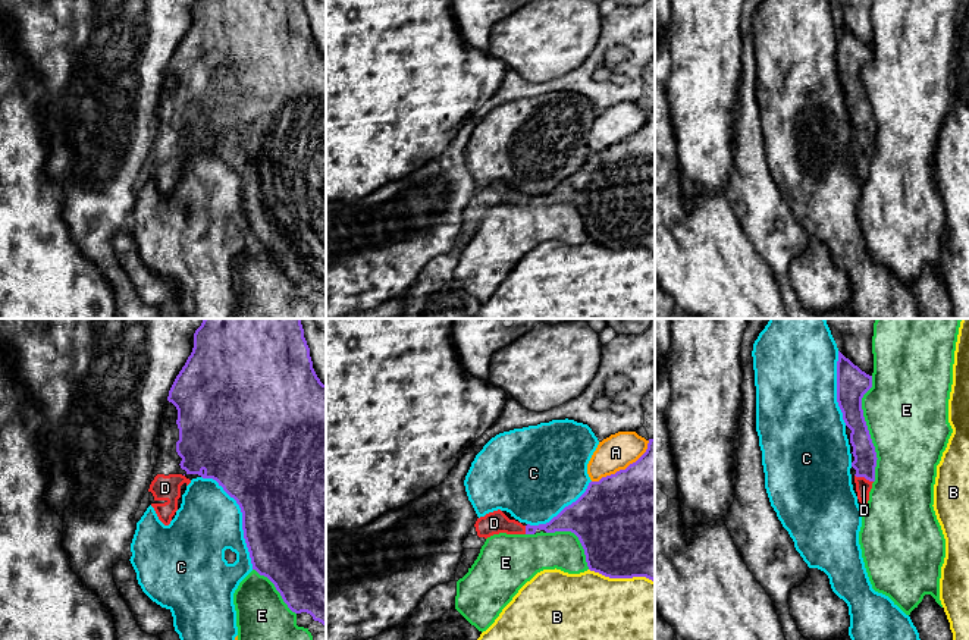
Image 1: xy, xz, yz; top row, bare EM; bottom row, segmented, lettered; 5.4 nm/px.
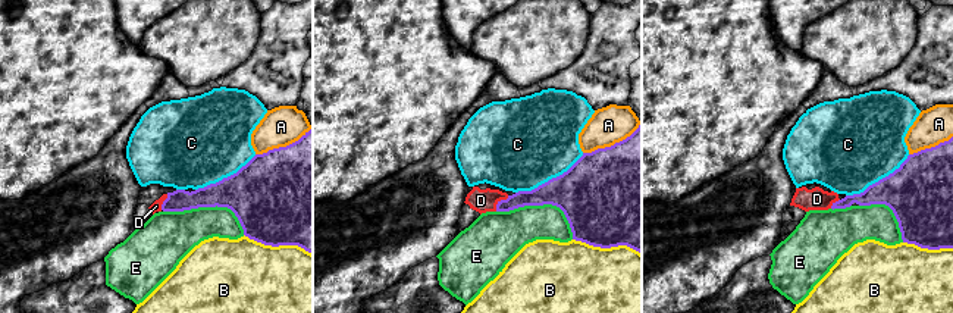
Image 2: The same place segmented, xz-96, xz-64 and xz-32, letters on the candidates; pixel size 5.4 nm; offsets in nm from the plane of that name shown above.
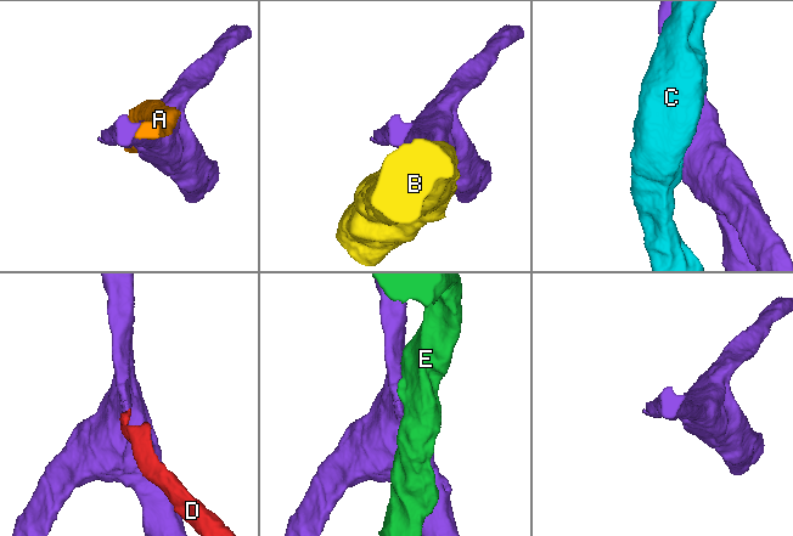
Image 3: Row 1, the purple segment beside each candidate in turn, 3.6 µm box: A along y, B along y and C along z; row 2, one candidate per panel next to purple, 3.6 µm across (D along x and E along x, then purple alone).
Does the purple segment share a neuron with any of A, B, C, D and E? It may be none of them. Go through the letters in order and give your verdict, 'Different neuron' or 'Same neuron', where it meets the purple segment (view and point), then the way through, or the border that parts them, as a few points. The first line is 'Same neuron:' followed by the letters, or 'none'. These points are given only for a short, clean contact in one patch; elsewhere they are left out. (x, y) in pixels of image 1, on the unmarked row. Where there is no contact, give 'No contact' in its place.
Same neuron: D
A: Different neuron. Touches purple at xz (623, 141)
B: Different neuron. Touches purple at xz (621, 248)
C: Different neuron. Touches purple at xy (242, 190)
D: Same neuron. Touches purple at yz (864, 147). Path across: yz (864, 122), (864, 147), (864, 157)
E: Different neuron. Touches purple at yz (866, 100)

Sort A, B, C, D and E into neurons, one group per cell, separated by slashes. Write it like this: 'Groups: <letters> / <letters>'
Groups: A C / B / D / E

